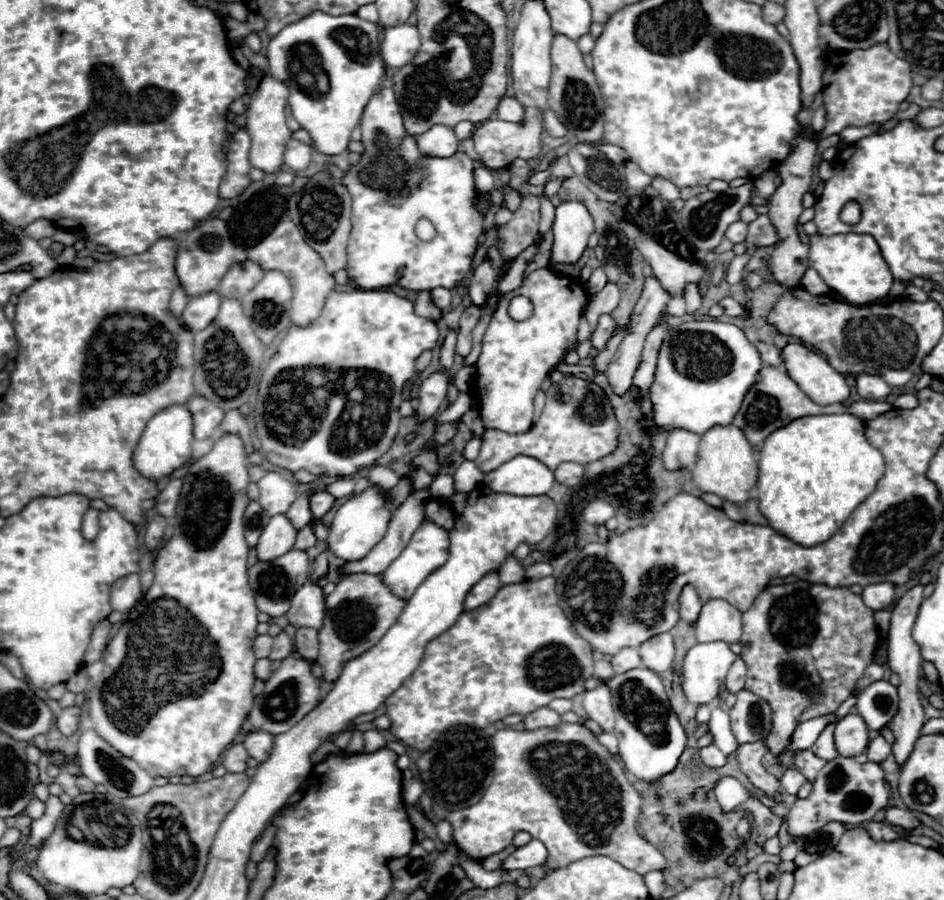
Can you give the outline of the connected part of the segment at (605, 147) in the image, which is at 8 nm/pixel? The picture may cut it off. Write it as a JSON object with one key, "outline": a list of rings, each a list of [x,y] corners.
{"outline":[[[599,142],[599,144],[595,144],[595,150],[599,150],[599,152],[603,152],[611,162],[615,162],[615,164],[625,164],[627,162],[627,156],[625,156],[625,152],[621,150],[621,148],[617,148],[617,146],[613,146],[613,144],[607,144],[607,142]]]}

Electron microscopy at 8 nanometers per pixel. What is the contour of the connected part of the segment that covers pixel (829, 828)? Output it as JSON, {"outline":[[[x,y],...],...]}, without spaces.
{"outline":[[[829,822],[821,830],[809,834],[809,836],[797,838],[795,844],[799,848],[799,854],[795,856],[793,862],[797,866],[805,866],[805,864],[821,858],[823,854],[829,854],[837,846],[837,842],[841,840],[843,832],[845,832],[845,826],[843,824]]]}

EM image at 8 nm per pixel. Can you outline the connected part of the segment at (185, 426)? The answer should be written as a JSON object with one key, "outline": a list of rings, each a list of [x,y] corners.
{"outline":[[[173,404],[159,410],[145,426],[145,432],[133,452],[133,466],[151,480],[159,480],[191,460],[191,442],[193,442],[193,418],[187,406]]]}

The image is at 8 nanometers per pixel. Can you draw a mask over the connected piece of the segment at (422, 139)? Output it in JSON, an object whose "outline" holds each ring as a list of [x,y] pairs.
{"outline":[[[441,124],[433,126],[429,132],[421,134],[415,138],[419,152],[423,156],[433,156],[433,158],[447,158],[457,152],[459,140],[455,138],[455,132],[451,128],[445,128]]]}

